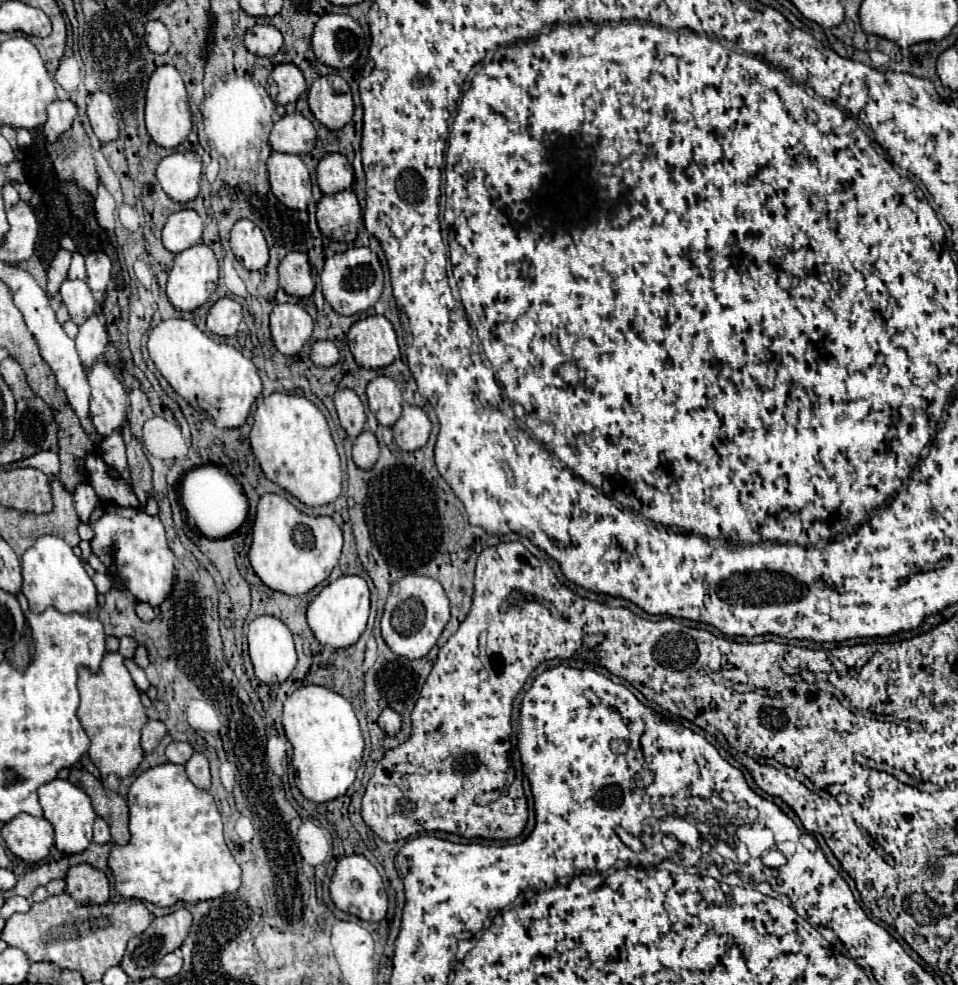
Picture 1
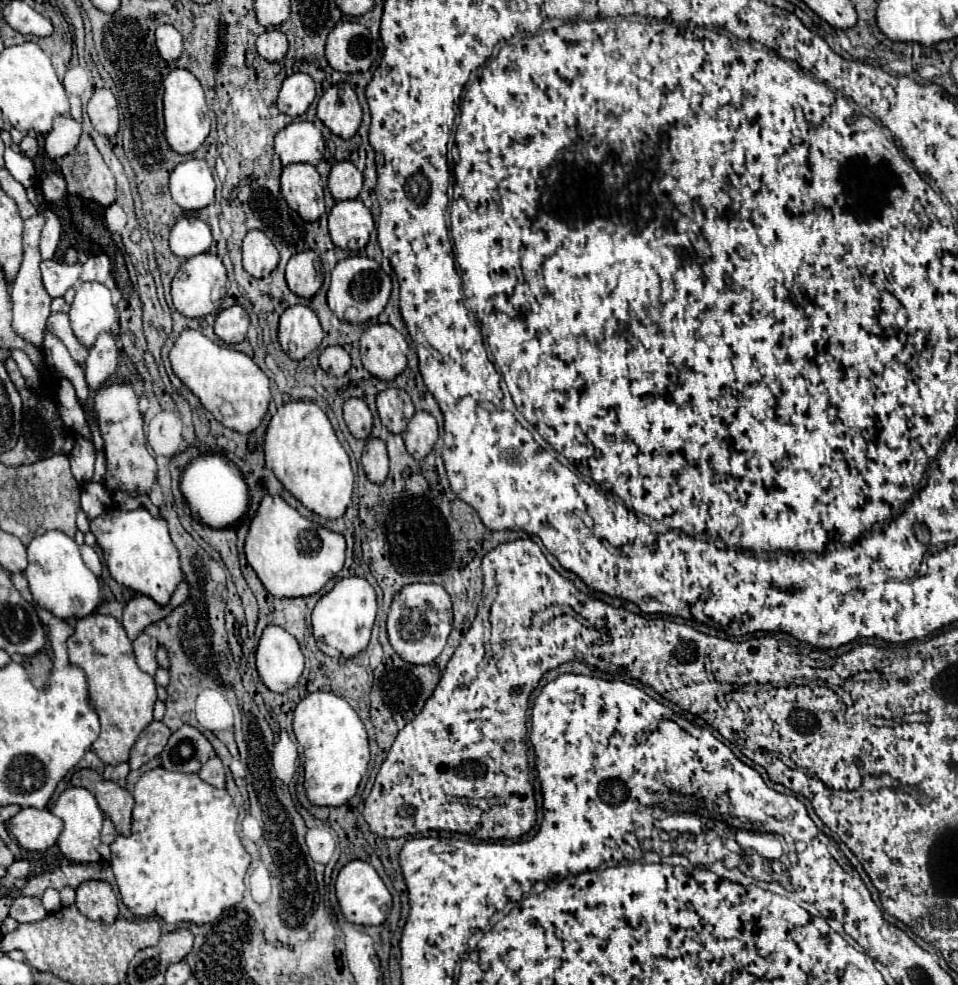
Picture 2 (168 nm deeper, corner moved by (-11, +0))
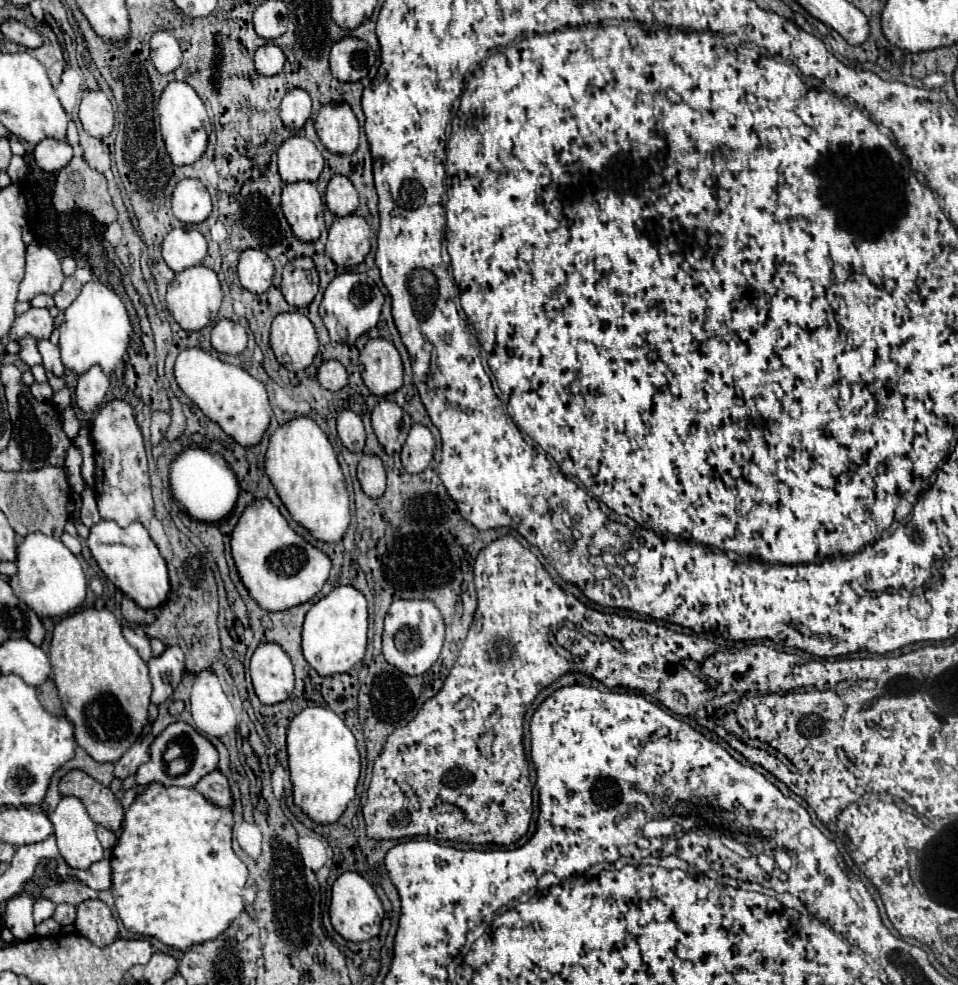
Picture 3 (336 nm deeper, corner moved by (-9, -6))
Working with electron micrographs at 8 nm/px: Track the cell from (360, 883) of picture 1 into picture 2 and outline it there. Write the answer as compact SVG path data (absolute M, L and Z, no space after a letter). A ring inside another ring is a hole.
M351 860L349 864L345 864L337 876L335 882L335 890L337 890L337 900L341 904L341 910L345 914L345 918L353 924L363 924L363 926L377 926L381 922L385 922L385 918L391 912L391 892L387 890L385 882L381 880L381 876L377 874L377 870L363 860Z

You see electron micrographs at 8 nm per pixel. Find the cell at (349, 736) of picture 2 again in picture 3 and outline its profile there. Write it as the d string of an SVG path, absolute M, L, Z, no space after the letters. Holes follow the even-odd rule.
M321 706L301 710L287 732L289 774L293 782L293 802L317 824L337 822L347 804L355 798L361 772L357 740L343 720Z

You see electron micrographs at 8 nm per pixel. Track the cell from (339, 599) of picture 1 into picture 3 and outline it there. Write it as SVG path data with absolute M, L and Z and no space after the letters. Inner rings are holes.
M339 586L315 602L305 614L301 648L307 664L319 676L333 676L351 670L363 660L367 648L367 600L353 586Z

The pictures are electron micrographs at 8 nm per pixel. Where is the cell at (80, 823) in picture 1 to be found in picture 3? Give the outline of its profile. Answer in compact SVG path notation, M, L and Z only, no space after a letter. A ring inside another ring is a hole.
M65 796L49 818L55 828L59 854L69 866L85 870L103 858L103 846L95 836L95 822L75 796Z

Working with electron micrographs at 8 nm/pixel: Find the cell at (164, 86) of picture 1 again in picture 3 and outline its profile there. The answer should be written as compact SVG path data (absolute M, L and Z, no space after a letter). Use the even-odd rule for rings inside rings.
M177 80L169 82L159 100L159 128L167 154L171 156L175 166L193 164L203 156L207 148L207 126L209 126L209 116L197 92L187 82L177 82Z

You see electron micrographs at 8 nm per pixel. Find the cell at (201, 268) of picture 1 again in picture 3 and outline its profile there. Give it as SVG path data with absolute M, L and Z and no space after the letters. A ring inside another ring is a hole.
M201 264L175 274L175 280L167 286L167 310L171 312L175 322L187 332L197 332L209 326L219 312L221 298L223 298L223 292L221 292L217 274L211 268L205 268Z

